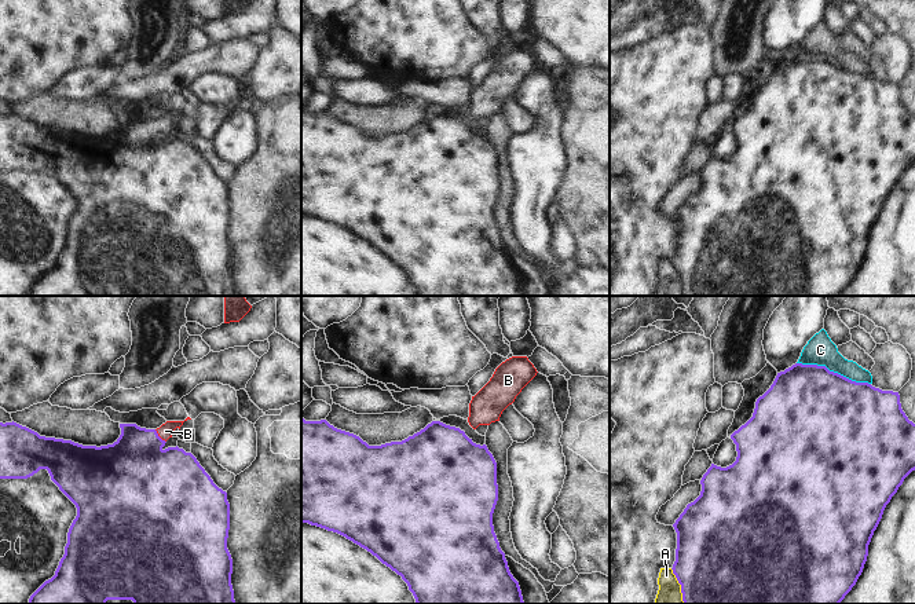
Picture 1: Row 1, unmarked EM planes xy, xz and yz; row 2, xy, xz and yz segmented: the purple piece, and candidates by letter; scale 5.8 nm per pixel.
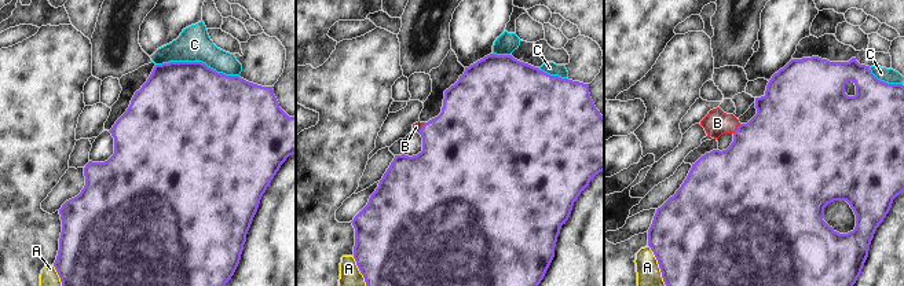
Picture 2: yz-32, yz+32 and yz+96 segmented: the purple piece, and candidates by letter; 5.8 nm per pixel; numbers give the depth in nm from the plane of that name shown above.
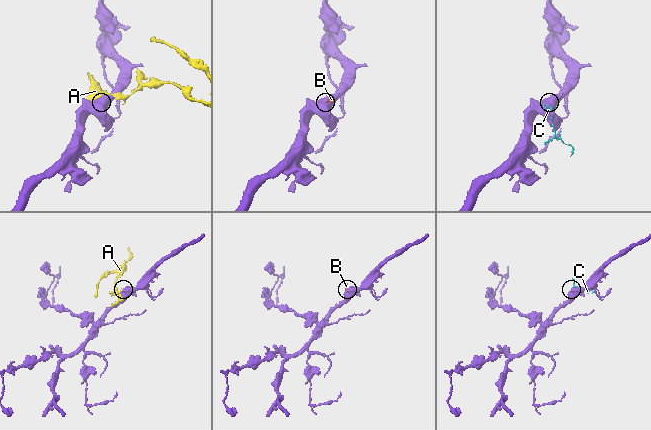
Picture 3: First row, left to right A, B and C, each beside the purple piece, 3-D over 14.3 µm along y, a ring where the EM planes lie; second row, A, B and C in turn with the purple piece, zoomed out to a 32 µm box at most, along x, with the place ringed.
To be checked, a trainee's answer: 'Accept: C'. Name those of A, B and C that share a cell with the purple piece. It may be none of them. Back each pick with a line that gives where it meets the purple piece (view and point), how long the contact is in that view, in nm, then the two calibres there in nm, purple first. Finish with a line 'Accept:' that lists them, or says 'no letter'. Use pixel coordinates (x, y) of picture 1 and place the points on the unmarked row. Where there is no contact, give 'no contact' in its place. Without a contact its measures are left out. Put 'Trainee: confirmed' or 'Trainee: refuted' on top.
Trainee: refuted
B: contact xy (158, 128); length 100 nm; calibres 420 and 80 nm
Accept: B

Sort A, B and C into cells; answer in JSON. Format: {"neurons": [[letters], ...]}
{"neurons": [["A"], ["B"], ["C"]]}

